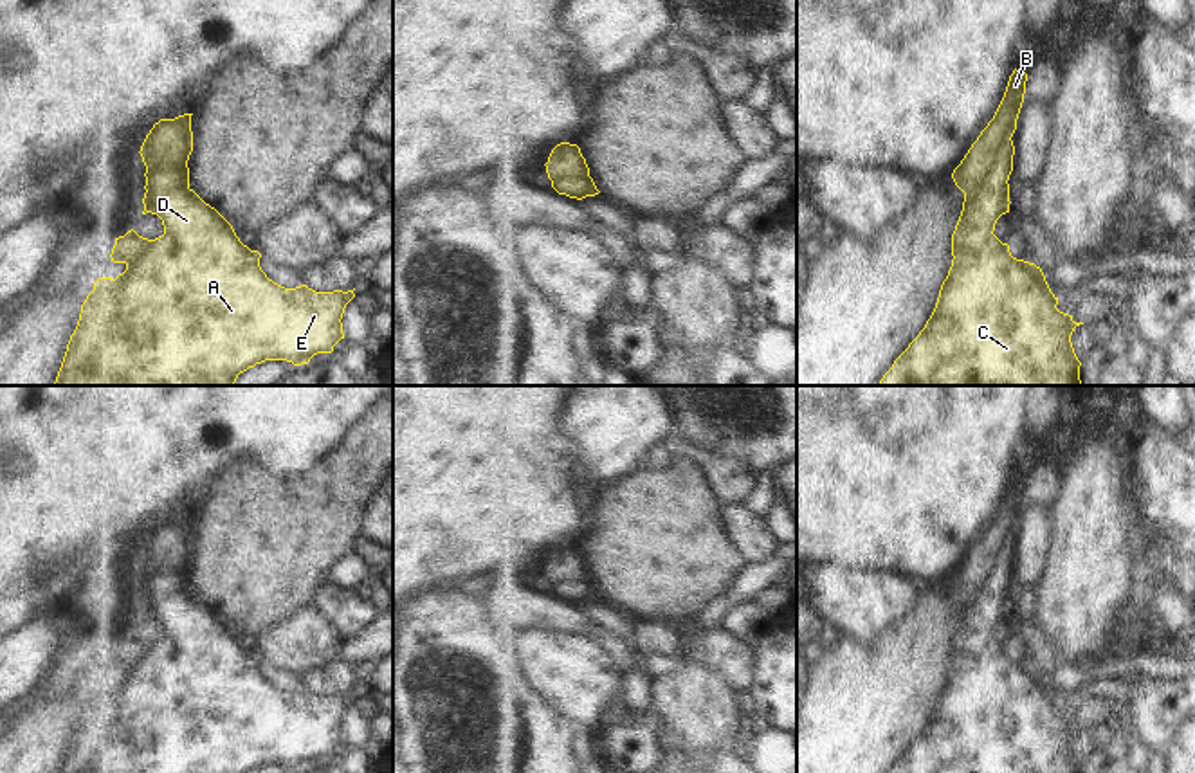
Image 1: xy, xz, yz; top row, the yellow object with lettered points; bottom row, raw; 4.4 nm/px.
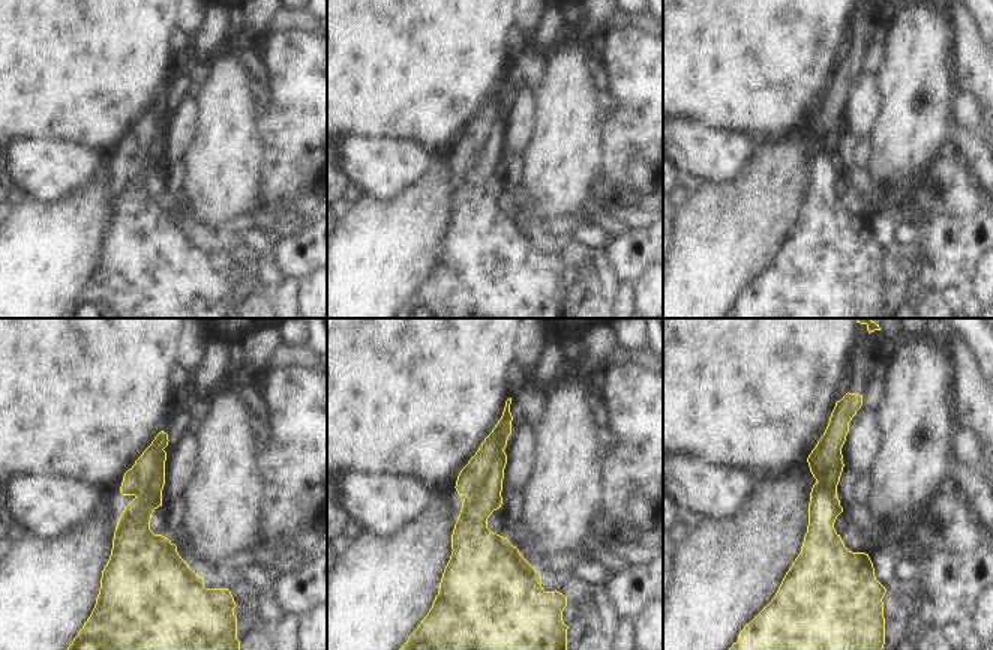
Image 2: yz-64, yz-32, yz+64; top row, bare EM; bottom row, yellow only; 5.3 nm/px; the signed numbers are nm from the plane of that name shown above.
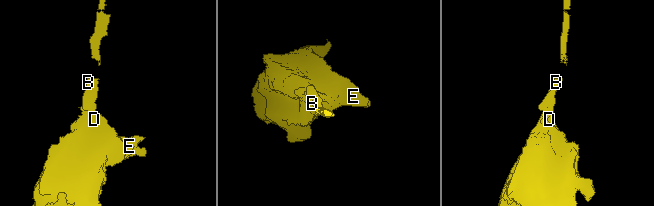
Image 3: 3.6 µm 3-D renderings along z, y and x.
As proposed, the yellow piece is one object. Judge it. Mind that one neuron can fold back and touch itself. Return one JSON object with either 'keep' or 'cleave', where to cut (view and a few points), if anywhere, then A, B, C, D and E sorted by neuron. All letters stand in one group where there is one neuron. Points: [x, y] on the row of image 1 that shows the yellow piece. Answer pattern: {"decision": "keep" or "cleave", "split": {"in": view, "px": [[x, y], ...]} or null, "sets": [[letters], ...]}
{"decision": "cleave", "split": {"in": "yz", "px": [[1010, 137], [1001, 146], [986, 177], [965, 193]]}, "sets": [["A", "C", "D", "E"], ["B"]]}

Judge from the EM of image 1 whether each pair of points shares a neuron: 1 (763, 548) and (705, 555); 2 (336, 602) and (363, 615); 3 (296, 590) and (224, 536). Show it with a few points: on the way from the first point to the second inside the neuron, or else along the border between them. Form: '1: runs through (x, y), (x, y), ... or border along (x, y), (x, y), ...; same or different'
1: border along (725, 510), (729, 537), (748, 561); different
2: runs through (343, 606), (355, 613); same
3: runs through (278, 572), (242, 536); same

